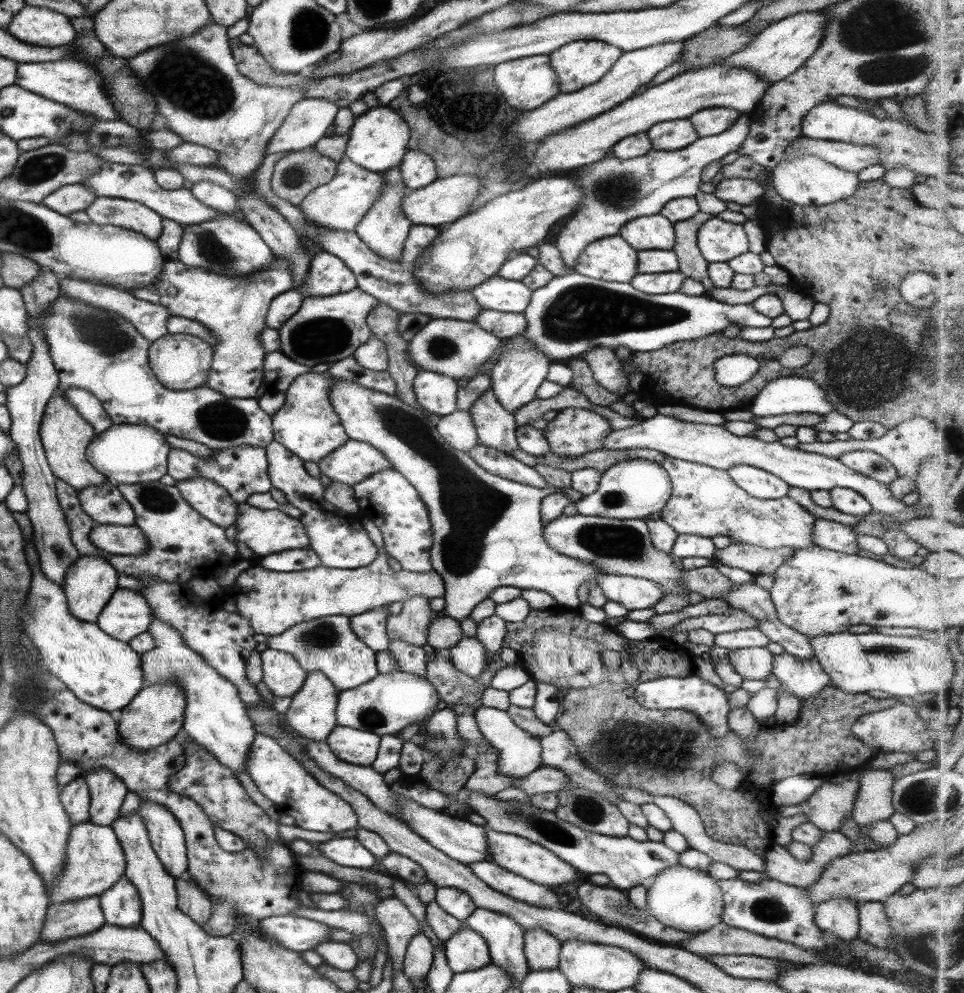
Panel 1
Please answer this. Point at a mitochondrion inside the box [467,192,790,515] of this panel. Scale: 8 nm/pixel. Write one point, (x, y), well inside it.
(581, 310)

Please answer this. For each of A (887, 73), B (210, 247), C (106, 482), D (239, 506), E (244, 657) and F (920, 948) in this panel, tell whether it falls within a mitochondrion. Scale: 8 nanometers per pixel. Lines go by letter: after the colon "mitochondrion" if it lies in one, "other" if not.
A: mitochondrion
B: mitochondrion
C: other
D: other
E: other
F: mitochondrion

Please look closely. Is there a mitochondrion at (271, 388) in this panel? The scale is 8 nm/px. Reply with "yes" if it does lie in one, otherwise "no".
no

